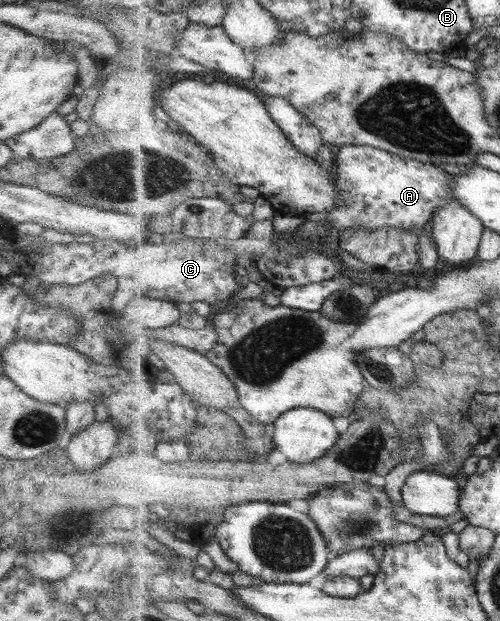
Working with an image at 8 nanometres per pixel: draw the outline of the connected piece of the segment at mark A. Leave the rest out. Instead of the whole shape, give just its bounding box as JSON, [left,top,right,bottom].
[329,145,455,232]

